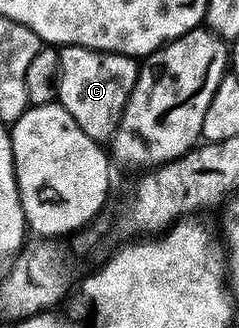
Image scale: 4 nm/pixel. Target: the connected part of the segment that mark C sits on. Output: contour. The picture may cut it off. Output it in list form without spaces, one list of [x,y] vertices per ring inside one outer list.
[[[69,44],[59,48],[59,94],[58,103],[62,104],[69,114],[73,114],[73,122],[89,134],[89,138],[107,142],[118,130],[126,103],[129,102],[135,79],[139,76],[139,64],[132,57],[121,56],[117,52],[96,52],[94,48],[82,48]]]

